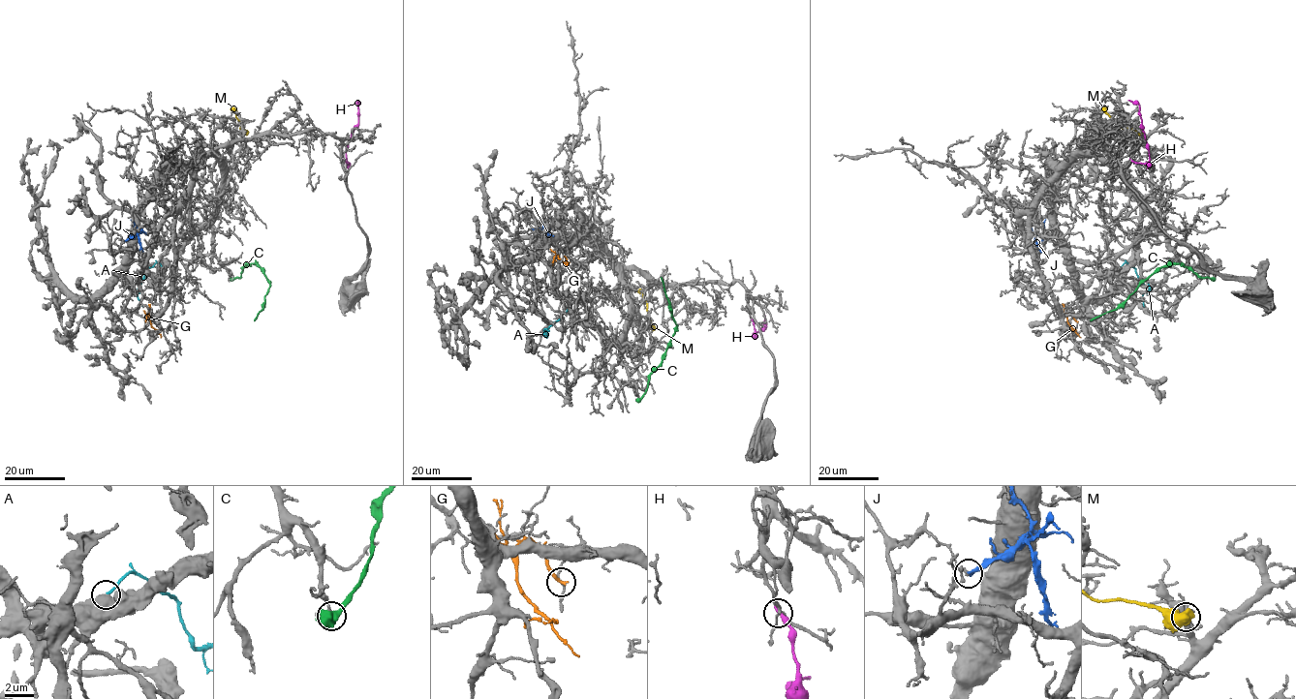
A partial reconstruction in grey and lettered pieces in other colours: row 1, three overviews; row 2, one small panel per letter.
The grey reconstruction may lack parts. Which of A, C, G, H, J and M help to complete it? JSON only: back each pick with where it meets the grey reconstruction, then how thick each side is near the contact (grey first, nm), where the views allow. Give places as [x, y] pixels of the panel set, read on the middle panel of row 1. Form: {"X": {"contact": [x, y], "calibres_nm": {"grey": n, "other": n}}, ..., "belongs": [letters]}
{"J": {"contact": [531, 229], "calibres_nm": {"grey": 180, "other": 320}}, "belongs": ["J"]}

